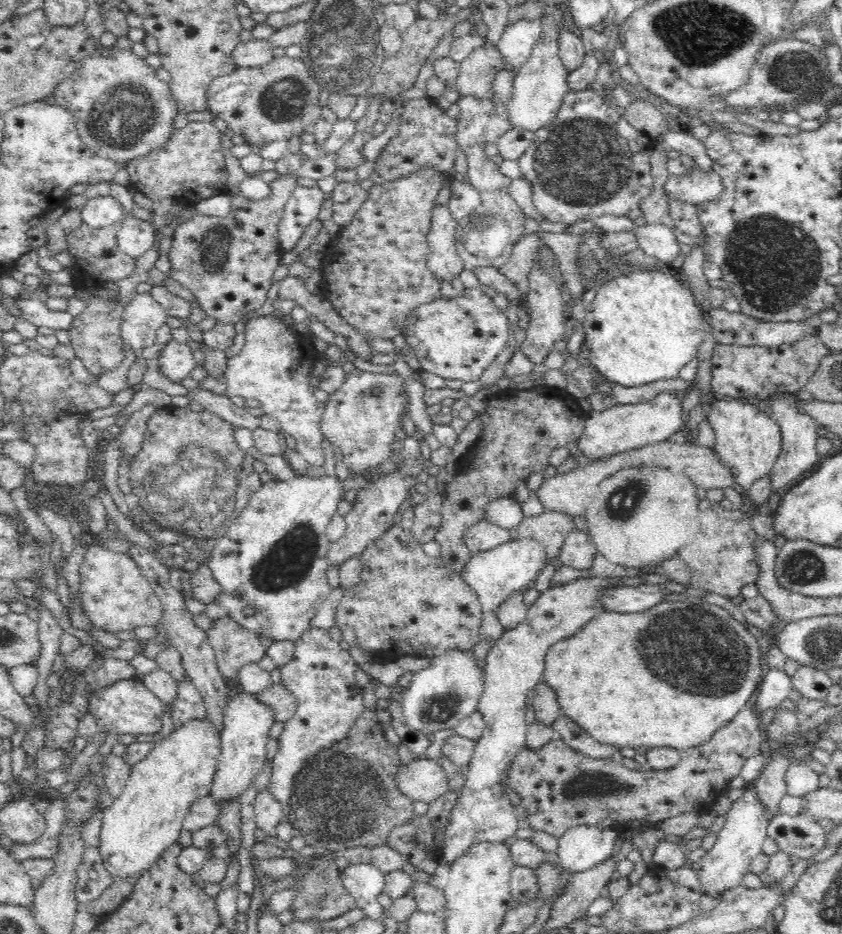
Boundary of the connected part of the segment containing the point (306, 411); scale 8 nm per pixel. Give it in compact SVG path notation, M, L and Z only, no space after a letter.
M271 315L250 319L245 327L245 342L239 354L227 358L226 370L220 376L207 374L198 380L197 390L210 391L217 395L234 396L241 394L244 398L253 398L261 402L264 412L270 413L278 421L279 428L296 439L295 450L302 453L304 460L310 465L324 463L324 450L321 431L321 404L314 395L314 387L310 384L308 375L312 372L314 364L319 360L318 351L311 344L310 338L299 336L282 322Z

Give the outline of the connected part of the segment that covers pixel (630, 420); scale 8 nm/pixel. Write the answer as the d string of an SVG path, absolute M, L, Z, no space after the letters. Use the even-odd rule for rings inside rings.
M662 393L649 401L613 404L605 410L592 410L586 414L582 434L576 440L577 449L589 462L595 463L621 452L668 441L675 432L680 431L682 424L681 397L677 395Z

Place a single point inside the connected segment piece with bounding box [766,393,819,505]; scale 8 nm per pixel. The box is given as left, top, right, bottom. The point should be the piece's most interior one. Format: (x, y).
(798, 454)

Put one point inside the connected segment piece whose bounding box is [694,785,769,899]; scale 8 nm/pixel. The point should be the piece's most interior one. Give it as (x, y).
(721, 868)

